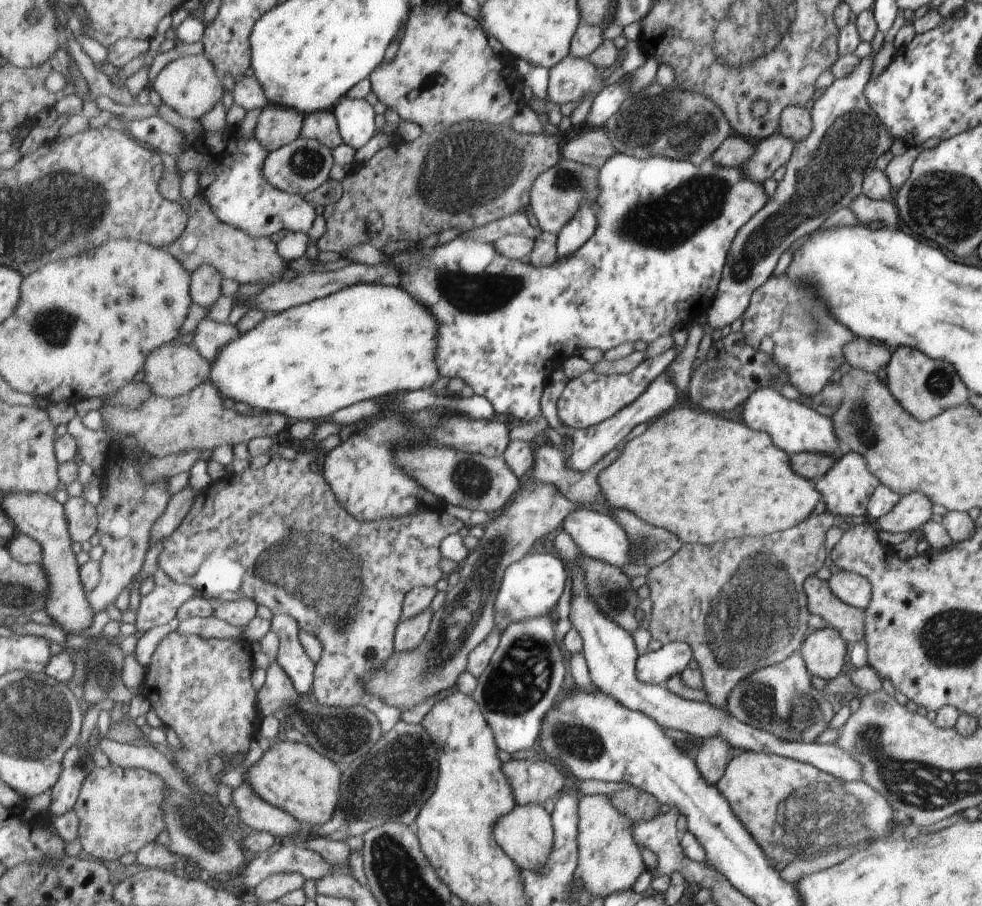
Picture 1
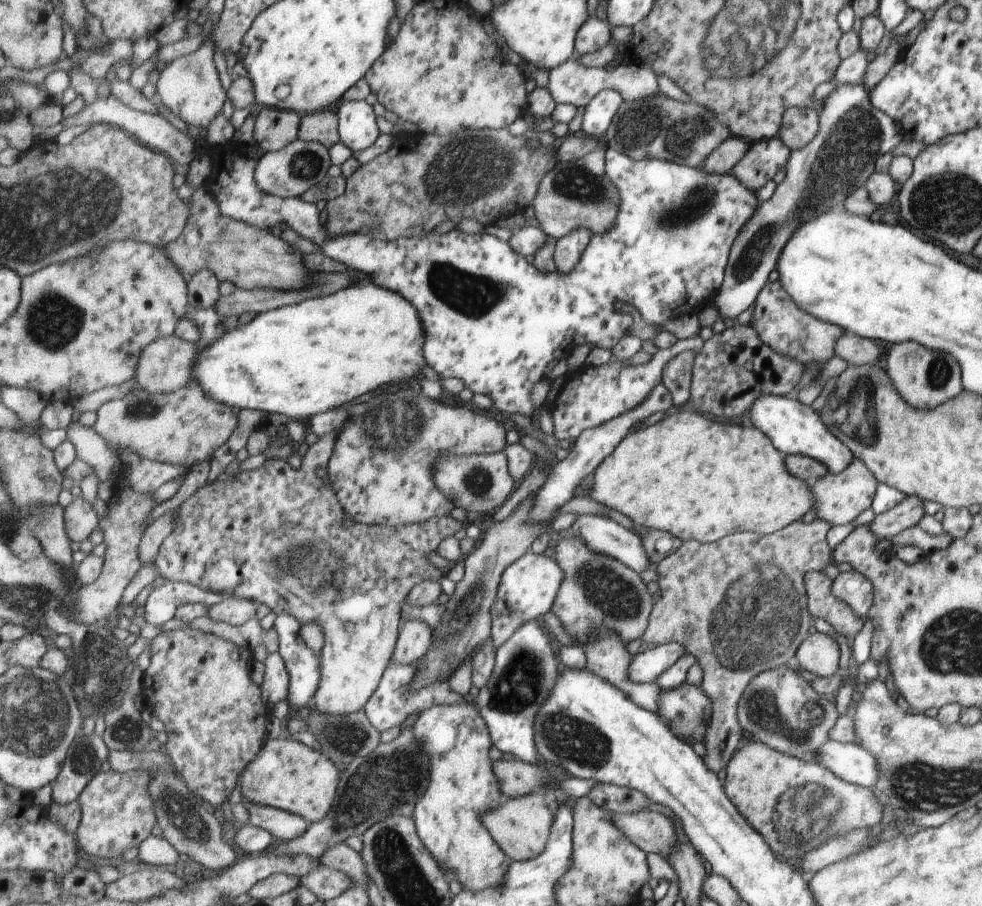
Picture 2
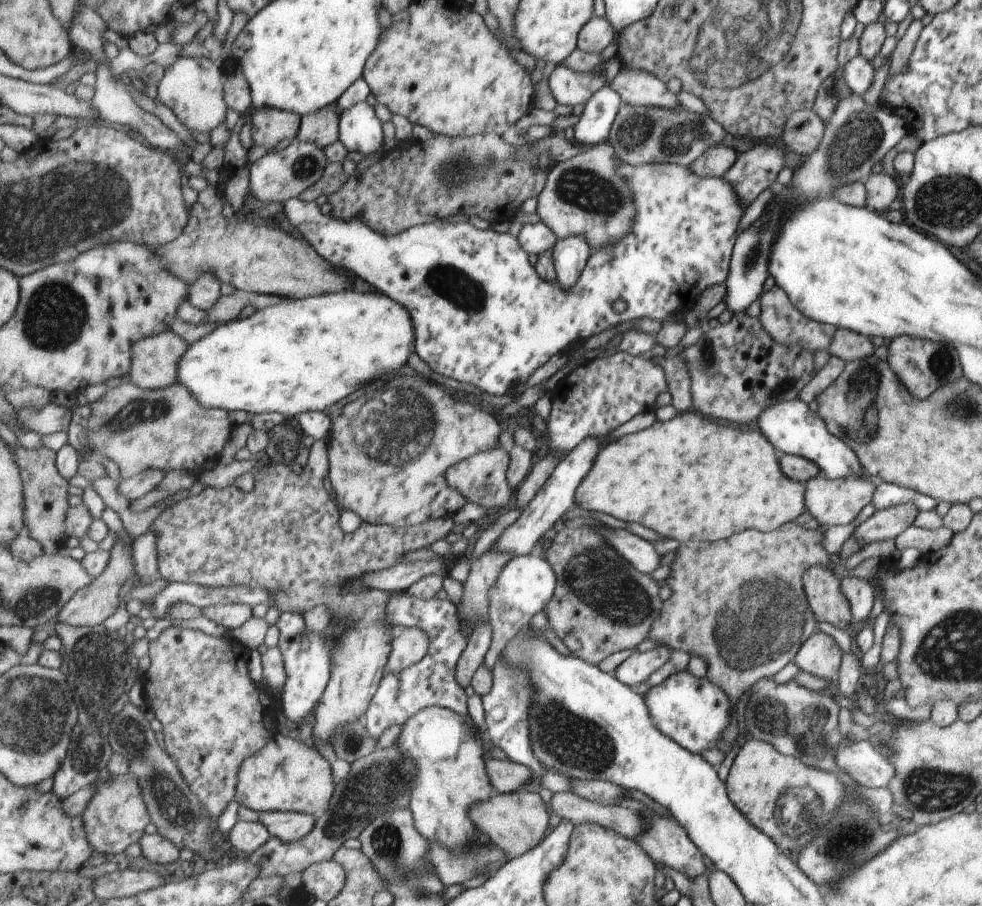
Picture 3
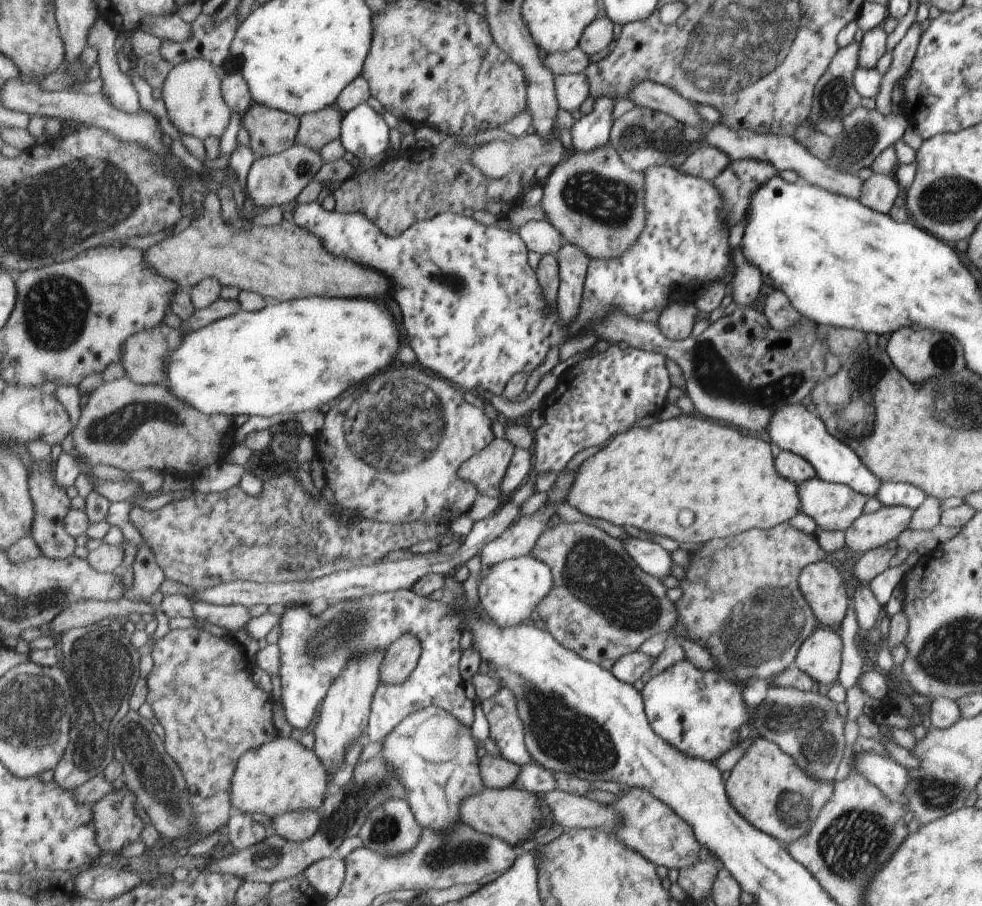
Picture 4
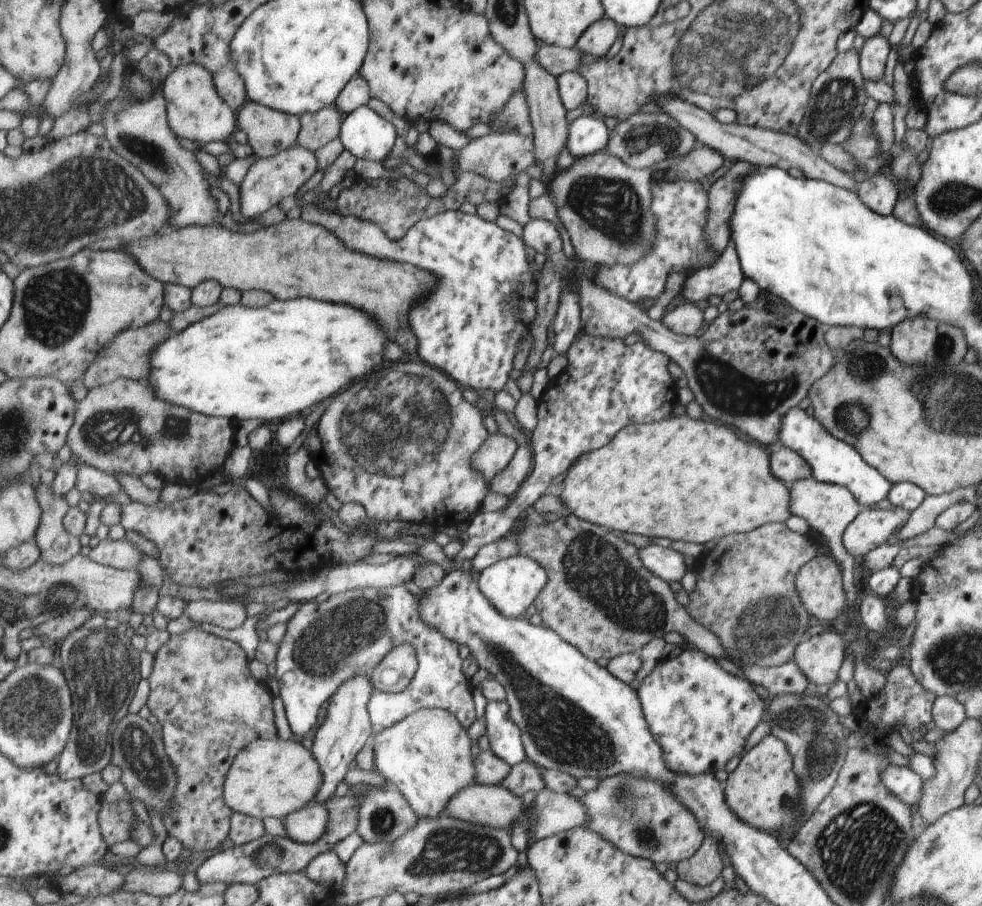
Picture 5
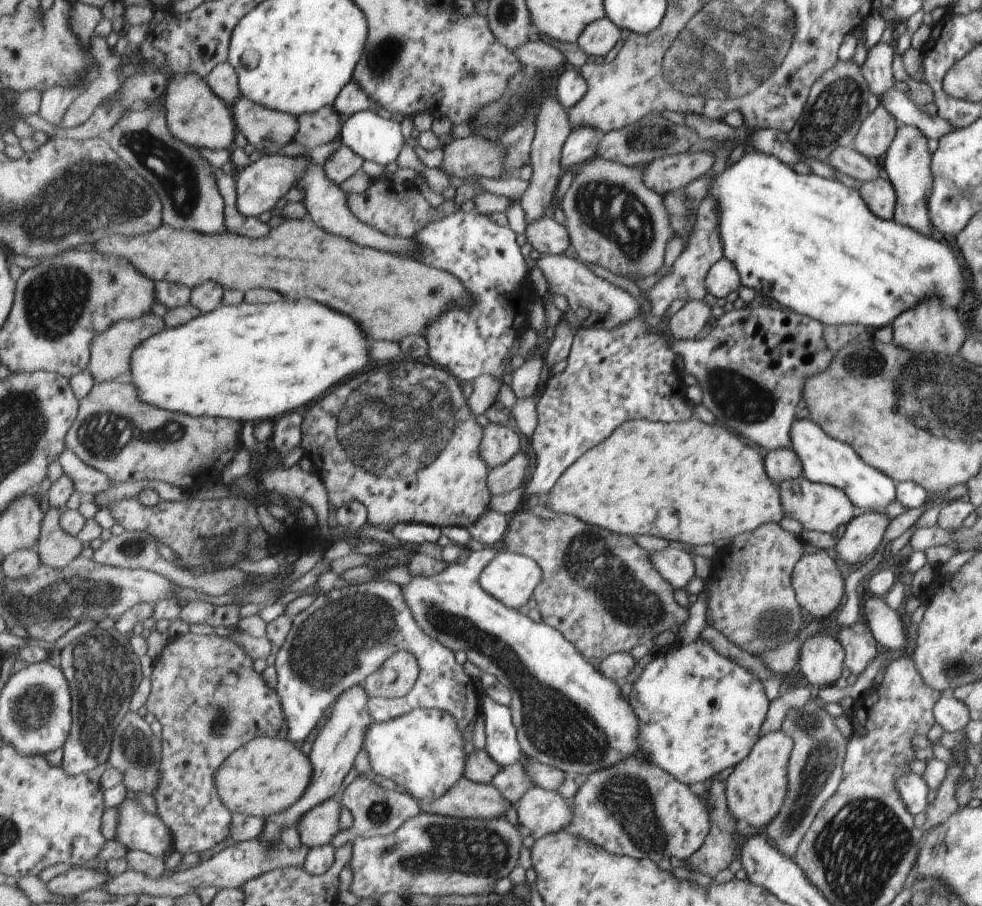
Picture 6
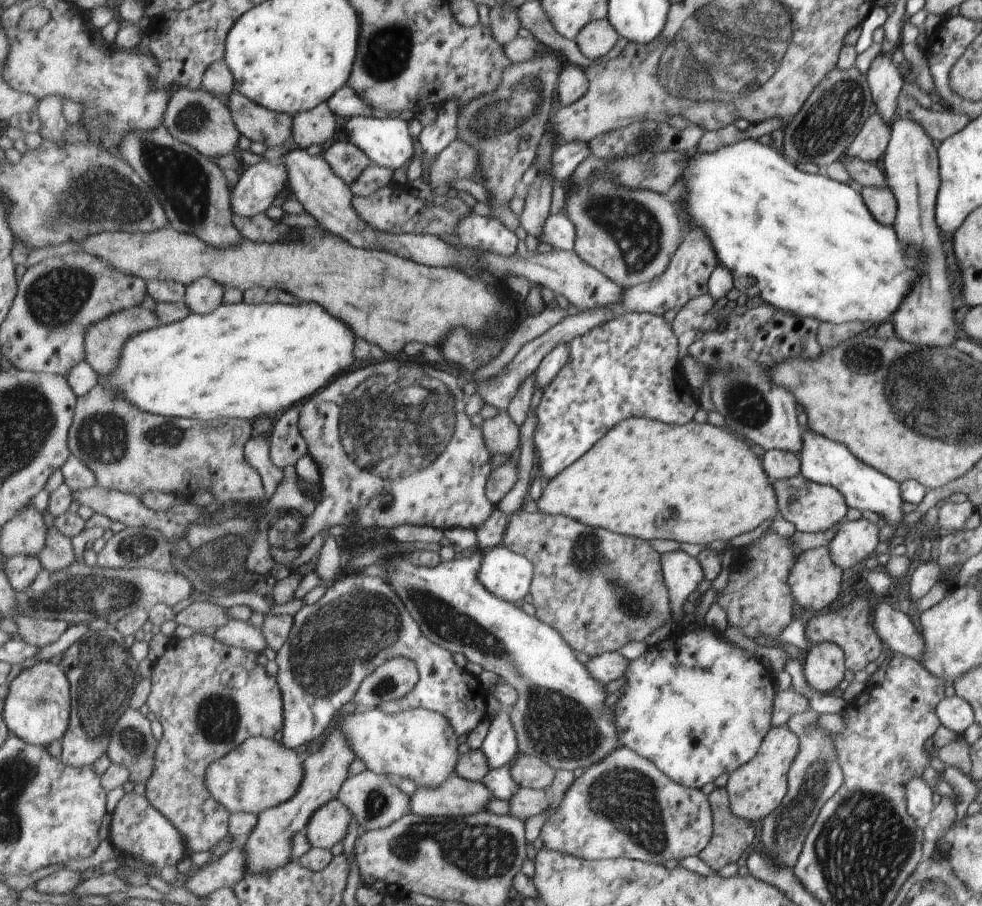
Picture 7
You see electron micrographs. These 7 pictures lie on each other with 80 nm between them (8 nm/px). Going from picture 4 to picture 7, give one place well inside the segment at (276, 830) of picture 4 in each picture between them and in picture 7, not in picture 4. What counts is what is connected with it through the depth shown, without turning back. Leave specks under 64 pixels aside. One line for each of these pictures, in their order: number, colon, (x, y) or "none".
5: (308, 825)
6: (317, 827)
7: (329, 825)

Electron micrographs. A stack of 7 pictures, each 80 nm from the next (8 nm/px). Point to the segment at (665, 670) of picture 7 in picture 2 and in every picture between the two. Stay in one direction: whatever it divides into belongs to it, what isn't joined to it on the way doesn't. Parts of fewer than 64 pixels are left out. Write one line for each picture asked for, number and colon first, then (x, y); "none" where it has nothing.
2: (686, 710)
3: (693, 712)
4: (699, 713)
5: (700, 716)
6: (699, 713)

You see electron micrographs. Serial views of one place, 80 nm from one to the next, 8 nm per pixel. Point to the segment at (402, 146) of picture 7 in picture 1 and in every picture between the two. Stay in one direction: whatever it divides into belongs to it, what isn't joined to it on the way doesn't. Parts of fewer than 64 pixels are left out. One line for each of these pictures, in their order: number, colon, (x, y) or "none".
1: (356, 117)
2: (358, 128)
3: (361, 130)
4: (365, 134)
5: (365, 134)
6: (375, 137)

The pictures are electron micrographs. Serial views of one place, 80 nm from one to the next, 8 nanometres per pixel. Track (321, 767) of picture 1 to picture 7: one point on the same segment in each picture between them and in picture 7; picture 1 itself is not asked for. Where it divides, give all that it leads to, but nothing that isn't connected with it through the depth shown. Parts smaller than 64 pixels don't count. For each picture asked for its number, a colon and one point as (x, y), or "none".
2: (289, 775)
3: (285, 775)
4: (282, 776)
5: (271, 778)
6: (264, 778)
7: (263, 773)

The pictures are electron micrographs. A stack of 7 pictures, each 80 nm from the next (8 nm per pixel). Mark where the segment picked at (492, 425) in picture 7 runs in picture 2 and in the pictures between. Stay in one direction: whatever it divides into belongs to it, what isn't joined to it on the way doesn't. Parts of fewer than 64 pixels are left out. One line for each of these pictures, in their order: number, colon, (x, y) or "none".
2: (481, 483)
3: (482, 478)
4: (486, 470)
5: (493, 457)
6: (500, 444)

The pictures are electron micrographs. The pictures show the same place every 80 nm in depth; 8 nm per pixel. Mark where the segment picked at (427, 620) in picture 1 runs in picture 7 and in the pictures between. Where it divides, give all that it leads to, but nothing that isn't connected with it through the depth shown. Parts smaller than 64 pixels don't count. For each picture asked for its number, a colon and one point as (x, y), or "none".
2: (415, 636)
3: (410, 645)
4: (403, 655)
5: (395, 672)
6: (398, 675)
7: (397, 677)

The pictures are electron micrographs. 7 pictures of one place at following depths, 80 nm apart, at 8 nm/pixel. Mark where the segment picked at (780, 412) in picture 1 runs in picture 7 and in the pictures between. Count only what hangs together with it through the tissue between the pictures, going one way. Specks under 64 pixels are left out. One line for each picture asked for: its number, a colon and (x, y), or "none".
2: (795, 429)
3: (794, 429)
4: (792, 428)
5: (832, 461)
6: (825, 460)
7: (823, 461)

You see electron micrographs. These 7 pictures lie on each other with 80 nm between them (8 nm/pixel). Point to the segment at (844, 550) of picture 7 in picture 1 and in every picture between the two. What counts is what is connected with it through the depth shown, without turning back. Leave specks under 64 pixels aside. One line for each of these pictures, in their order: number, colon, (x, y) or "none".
1: (912, 510)
2: (906, 513)
3: (887, 523)
4: (873, 529)
5: (872, 527)
6: (857, 541)

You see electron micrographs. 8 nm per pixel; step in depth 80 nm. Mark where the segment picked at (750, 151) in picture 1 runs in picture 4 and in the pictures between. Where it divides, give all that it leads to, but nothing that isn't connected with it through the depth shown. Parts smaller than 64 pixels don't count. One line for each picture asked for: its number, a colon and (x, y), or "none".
2: (730, 152)
3: (713, 162)
4: (707, 162)

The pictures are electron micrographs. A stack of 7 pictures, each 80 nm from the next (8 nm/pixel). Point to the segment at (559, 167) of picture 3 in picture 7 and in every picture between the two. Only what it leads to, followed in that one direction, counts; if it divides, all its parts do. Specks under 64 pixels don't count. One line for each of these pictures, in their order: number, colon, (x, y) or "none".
4: (594, 200)
5: (604, 205)
6: (612, 219)
7: (629, 235)

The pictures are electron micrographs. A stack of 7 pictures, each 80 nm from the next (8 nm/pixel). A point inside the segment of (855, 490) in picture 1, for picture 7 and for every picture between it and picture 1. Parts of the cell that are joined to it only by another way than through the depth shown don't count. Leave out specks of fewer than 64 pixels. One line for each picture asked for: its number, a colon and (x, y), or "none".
2: (839, 497)
3: (831, 502)
4: (833, 506)
5: (828, 509)
6: (816, 506)
7: (810, 507)

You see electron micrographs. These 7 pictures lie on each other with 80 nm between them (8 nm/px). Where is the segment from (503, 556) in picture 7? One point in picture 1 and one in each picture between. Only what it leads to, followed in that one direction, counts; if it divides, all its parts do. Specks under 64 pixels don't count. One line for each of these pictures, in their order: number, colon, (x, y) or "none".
1: (532, 585)
2: (530, 585)
3: (526, 585)
4: (509, 591)
5: (512, 584)
6: (511, 577)

